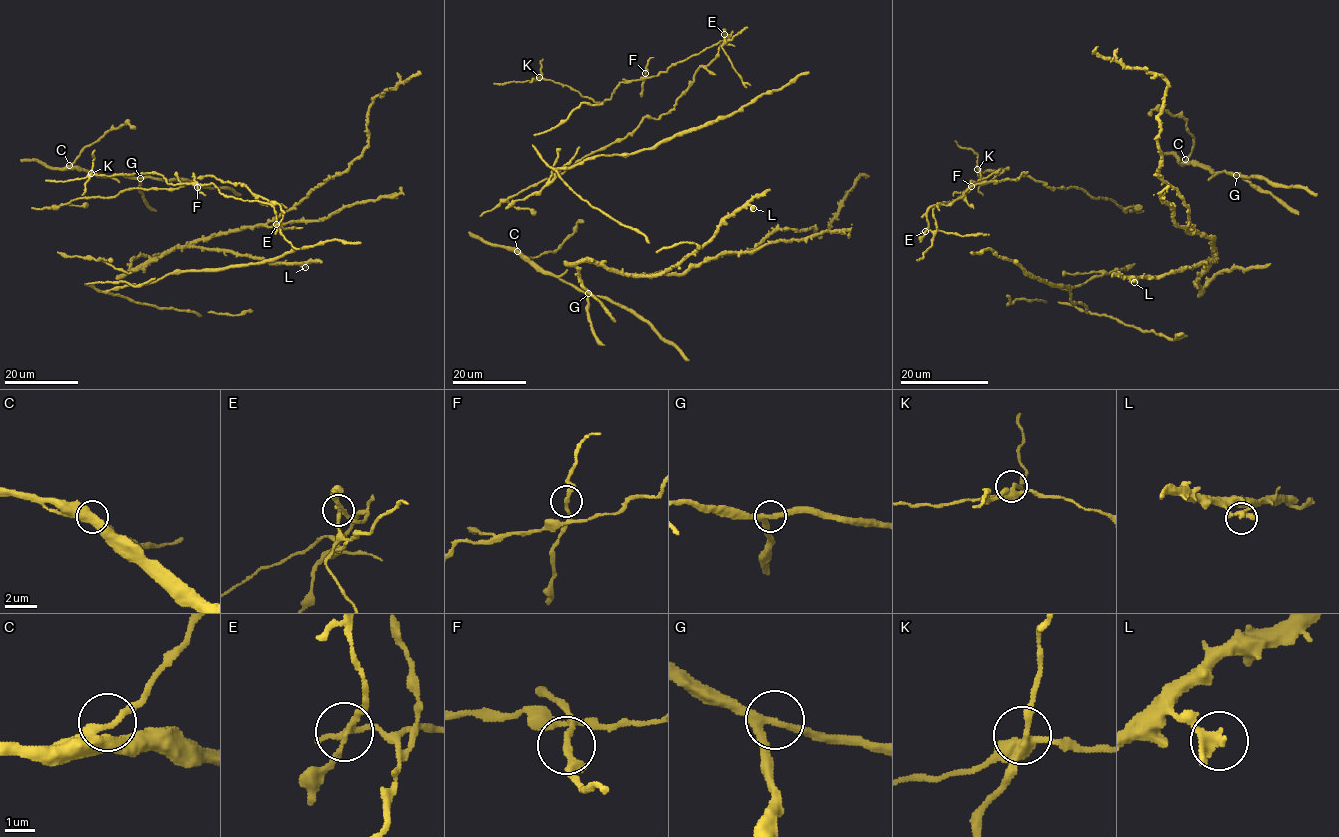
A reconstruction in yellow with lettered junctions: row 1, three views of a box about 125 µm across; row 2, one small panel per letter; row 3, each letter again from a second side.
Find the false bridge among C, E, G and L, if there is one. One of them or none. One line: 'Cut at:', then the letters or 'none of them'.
Cut at: E

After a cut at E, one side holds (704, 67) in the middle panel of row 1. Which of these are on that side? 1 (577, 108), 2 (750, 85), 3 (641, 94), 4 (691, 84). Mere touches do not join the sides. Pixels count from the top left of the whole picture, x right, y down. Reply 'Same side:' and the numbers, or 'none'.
Same side: 1, 4

